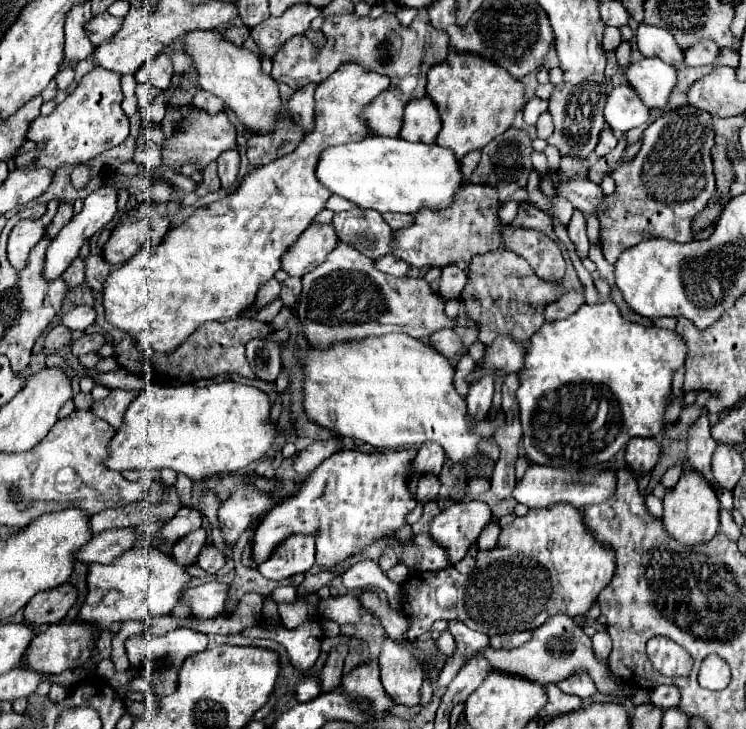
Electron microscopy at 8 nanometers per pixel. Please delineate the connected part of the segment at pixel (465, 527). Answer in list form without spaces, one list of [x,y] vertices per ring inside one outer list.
[[[454,502],[432,520],[430,534],[448,550],[448,560],[456,564],[478,540],[480,532],[490,522],[490,516],[486,502]]]

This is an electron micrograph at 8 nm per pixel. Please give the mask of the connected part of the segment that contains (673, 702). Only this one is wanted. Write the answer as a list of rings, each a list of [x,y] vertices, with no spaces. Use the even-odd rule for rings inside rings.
[[[658,686],[650,692],[650,700],[652,704],[656,704],[656,708],[660,710],[668,710],[672,706],[678,706],[680,692],[676,686]]]

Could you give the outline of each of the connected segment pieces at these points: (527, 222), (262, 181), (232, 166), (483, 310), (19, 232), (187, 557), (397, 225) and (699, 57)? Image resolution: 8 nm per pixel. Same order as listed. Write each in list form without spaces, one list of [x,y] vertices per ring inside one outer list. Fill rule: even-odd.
[[[520,202],[520,208],[518,208],[518,216],[514,218],[512,226],[522,226],[522,228],[534,228],[534,230],[540,230],[544,234],[548,234],[552,240],[558,242],[554,230],[552,230],[552,220],[548,218],[546,212],[542,212],[540,208],[532,206],[530,202]]]
[[[342,64],[330,78],[326,78],[326,82],[320,82],[314,92],[314,128],[304,134],[294,152],[270,162],[268,166],[254,168],[232,194],[210,206],[196,208],[178,226],[170,228],[158,246],[140,248],[136,256],[104,280],[102,304],[106,320],[118,330],[128,332],[144,354],[150,356],[152,352],[176,350],[204,322],[236,318],[256,300],[258,288],[280,270],[280,256],[288,246],[292,246],[310,226],[312,218],[324,210],[330,192],[316,180],[316,160],[320,150],[324,146],[366,138],[368,130],[360,120],[360,112],[388,86],[390,80],[386,76],[364,70],[360,64]]]
[[[234,146],[232,150],[226,150],[216,162],[218,162],[218,176],[220,176],[220,180],[222,180],[222,188],[230,190],[230,186],[236,182],[238,166],[240,166],[238,148]]]
[[[564,244],[560,248],[562,248],[562,254],[566,256],[566,264],[568,264],[566,276],[564,276],[564,282],[548,284],[548,286],[546,286],[546,282],[538,280],[532,266],[522,256],[516,256],[516,252],[512,252],[512,250],[500,248],[500,250],[482,254],[482,256],[474,256],[470,260],[468,282],[466,282],[460,298],[466,306],[466,316],[478,324],[478,328],[480,328],[478,340],[484,346],[492,344],[494,338],[500,334],[526,344],[530,340],[530,336],[534,334],[534,328],[530,328],[530,322],[540,324],[540,320],[530,320],[530,308],[538,308],[538,306],[544,308],[546,304],[550,304],[552,300],[556,300],[560,294],[564,294],[568,290],[582,290],[582,286],[576,278],[576,270],[570,262],[568,250],[564,248]],[[530,292],[532,292],[532,300],[530,300]]]
[[[60,200],[56,202],[50,202],[46,206],[46,212],[42,218],[38,220],[20,220],[12,234],[10,234],[10,242],[8,242],[8,260],[14,268],[22,270],[26,266],[26,258],[28,258],[28,252],[34,248],[34,244],[44,236],[44,230],[48,228],[52,216],[56,214],[60,206]]]
[[[198,528],[196,532],[186,534],[182,540],[178,540],[172,548],[172,558],[176,558],[176,562],[180,562],[182,566],[194,564],[202,546],[206,542],[206,530]]]
[[[384,214],[384,220],[390,224],[392,230],[408,228],[414,224],[414,218],[410,214]]]
[[[700,40],[684,50],[686,66],[710,66],[718,56],[718,46],[712,40]]]

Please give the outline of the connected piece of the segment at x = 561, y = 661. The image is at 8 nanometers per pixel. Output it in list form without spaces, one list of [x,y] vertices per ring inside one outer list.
[[[564,614],[548,618],[548,622],[544,622],[540,628],[536,628],[532,638],[524,646],[518,646],[516,650],[492,650],[492,648],[488,648],[488,650],[480,651],[476,655],[478,654],[483,655],[488,660],[488,664],[494,672],[520,676],[524,680],[530,680],[530,682],[536,682],[542,686],[546,686],[550,682],[558,684],[564,678],[568,678],[570,674],[574,674],[576,670],[590,672],[590,676],[594,678],[594,682],[602,694],[610,694],[622,686],[622,682],[608,670],[608,664],[598,662],[598,658],[594,656],[592,638],[588,638],[584,634],[584,630],[572,618],[568,618]]]

